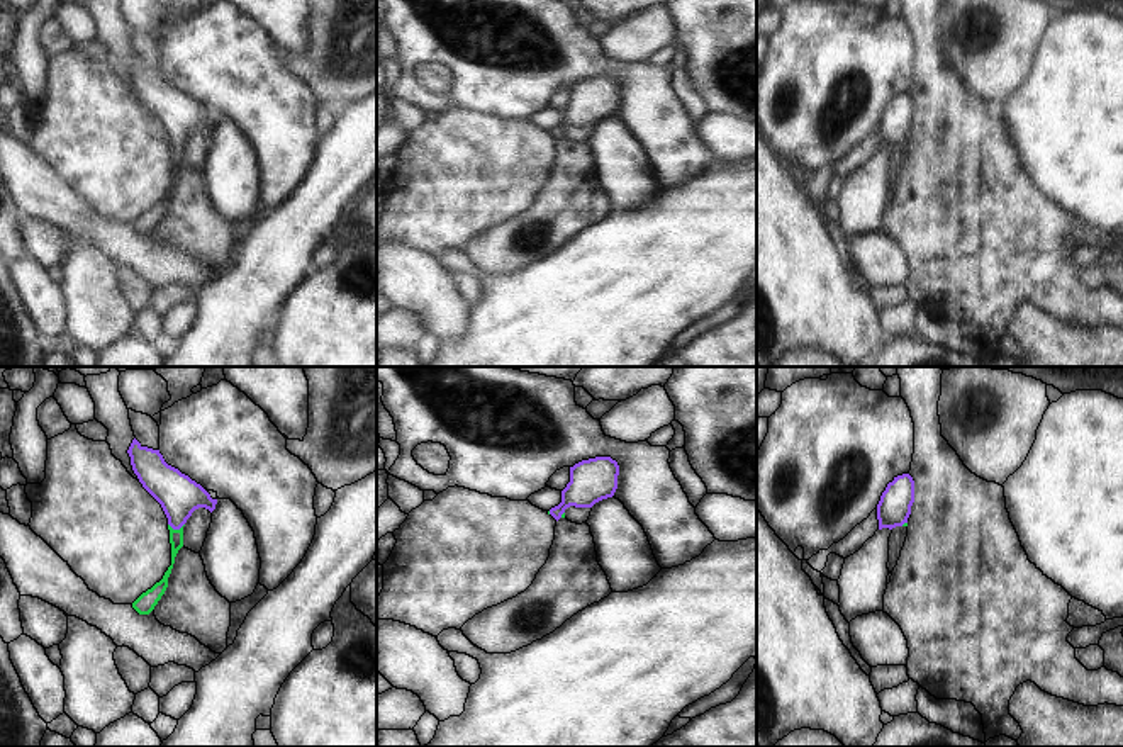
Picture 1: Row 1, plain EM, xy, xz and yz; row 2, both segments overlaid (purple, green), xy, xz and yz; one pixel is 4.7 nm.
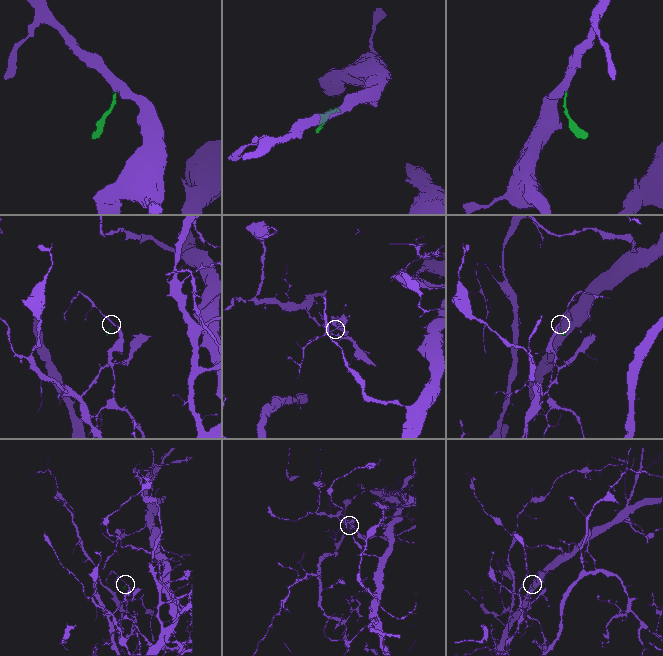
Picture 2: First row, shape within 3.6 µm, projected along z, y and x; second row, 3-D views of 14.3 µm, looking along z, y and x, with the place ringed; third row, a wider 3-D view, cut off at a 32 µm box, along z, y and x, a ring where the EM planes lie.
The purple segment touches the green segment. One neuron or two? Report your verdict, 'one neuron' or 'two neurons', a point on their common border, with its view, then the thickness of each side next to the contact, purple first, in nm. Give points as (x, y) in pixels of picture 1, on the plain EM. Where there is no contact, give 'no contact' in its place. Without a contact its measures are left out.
one neuron | xy (177, 148) | 190/60 nm

